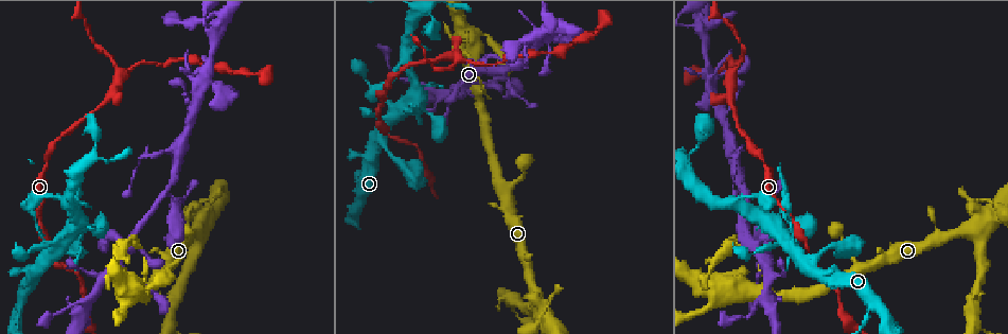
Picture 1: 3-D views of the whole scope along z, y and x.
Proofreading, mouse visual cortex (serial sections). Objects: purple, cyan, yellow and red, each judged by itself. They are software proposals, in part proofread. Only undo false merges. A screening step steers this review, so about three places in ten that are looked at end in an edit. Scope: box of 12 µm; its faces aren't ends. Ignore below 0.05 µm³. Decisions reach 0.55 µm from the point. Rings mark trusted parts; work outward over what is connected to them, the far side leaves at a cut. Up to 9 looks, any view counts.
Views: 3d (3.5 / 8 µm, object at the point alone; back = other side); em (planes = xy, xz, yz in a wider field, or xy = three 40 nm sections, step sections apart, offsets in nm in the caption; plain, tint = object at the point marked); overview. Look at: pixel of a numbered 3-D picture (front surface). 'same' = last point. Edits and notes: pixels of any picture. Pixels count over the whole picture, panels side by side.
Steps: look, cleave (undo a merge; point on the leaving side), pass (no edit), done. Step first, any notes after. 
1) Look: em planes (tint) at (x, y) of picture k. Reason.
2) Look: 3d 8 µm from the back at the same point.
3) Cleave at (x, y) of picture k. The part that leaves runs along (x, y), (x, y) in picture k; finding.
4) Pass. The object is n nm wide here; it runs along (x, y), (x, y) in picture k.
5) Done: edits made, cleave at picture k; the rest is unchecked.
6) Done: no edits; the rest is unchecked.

Look: 3d 3.5 µm at (416, 102) of picture 1. Abrupt turn.

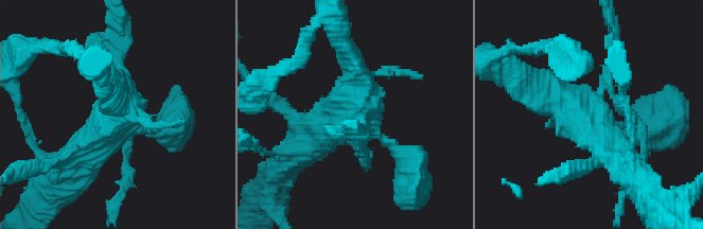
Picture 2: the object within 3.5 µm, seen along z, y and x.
Look: em planes (plain) at (347, 117) of picture 2. Need the tissue.

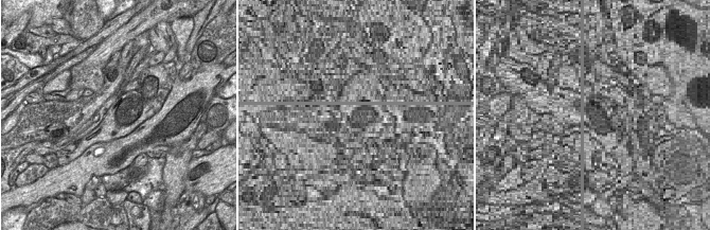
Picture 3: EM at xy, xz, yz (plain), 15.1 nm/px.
Look: em planes (tint) at the same point. Where the object lies.

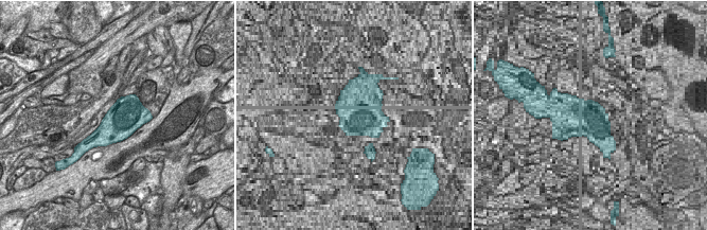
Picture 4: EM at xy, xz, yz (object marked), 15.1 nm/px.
Cleave at (117, 52) of picture 2. A second cell is stuck on.

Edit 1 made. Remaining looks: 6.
Look: overview.

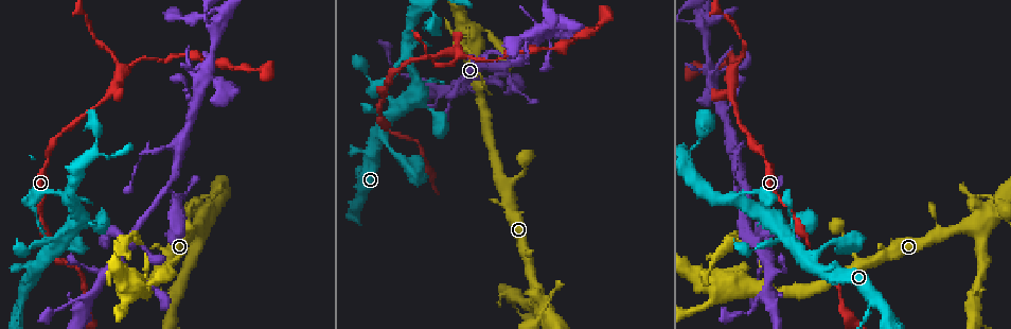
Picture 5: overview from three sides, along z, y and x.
Look: 3d 3.5 µm from the back at (732, 143) of picture 5. Sudden change in width.

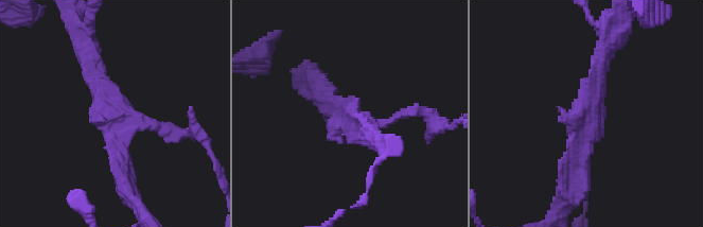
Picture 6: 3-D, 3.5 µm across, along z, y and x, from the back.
Look: em xy step 2 (tint) at (587, 114) of picture 6. 3 arms meet here; the arms are 150, 250, 300 nm wide.

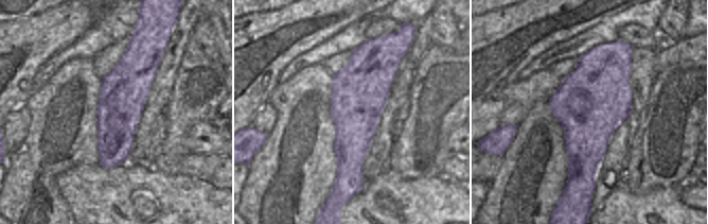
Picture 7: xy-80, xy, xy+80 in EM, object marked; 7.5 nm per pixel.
Pass. The object is 440 nm wide here; it runs along (134, 44), (134, 74), (105, 165) in picture 7; continuous, no second cell.

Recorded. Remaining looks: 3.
Look: 3d 3.5 µm from the back at (731, 74) of picture 5. Side arm on a straight run.

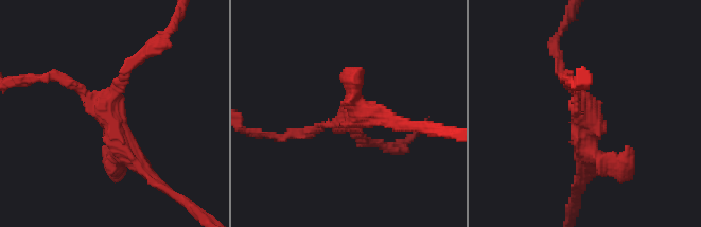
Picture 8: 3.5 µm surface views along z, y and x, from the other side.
Look: em xy step 5 (tint) at (348, 119) of picture 8. 3 arms meet here; the arms are 150, 150, 200 nm wide; need the tissue.

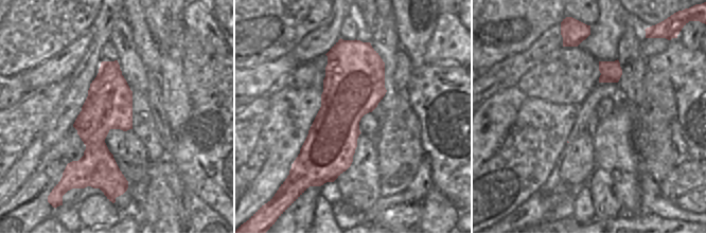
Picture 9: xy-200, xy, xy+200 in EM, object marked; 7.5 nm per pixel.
Pass. One cell here.

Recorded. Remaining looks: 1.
Done: edits made, cleave at picture 2; the rest is unchecked.

